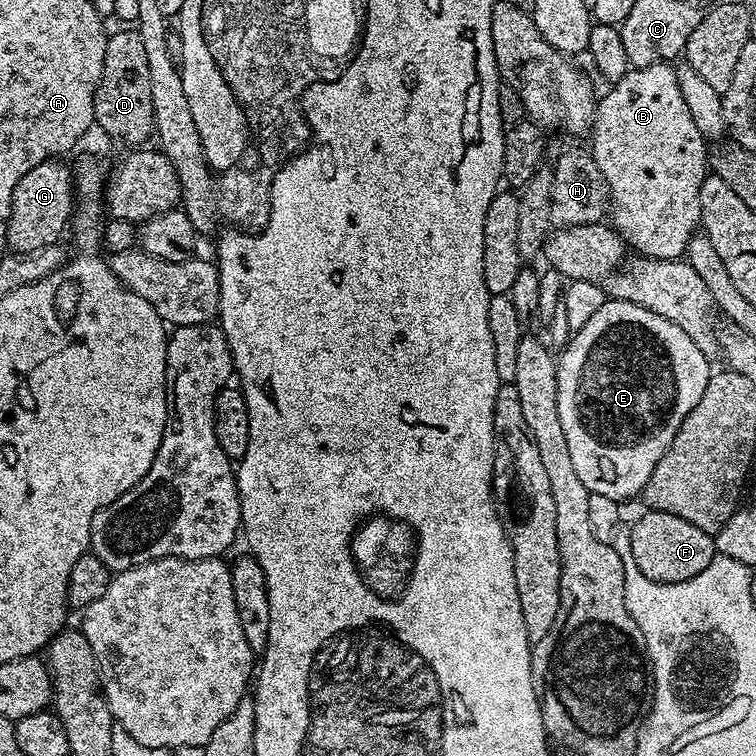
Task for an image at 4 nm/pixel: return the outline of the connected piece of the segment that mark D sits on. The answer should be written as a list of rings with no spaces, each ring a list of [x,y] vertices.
[[[116,32],[108,36],[102,62],[102,78],[94,94],[94,124],[108,136],[128,146],[140,146],[154,132],[151,102],[150,65],[143,45],[144,36],[136,32]]]

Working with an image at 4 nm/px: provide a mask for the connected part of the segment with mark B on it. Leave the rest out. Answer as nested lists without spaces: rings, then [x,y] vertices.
[[[667,63],[632,68],[607,90],[596,105],[590,151],[608,187],[611,227],[641,257],[679,260],[701,227],[700,187],[709,171],[704,135],[682,102],[675,67]]]

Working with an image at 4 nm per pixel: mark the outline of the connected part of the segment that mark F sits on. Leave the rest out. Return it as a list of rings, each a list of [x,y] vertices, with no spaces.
[[[645,511],[632,526],[628,536],[628,553],[633,567],[655,584],[681,584],[697,577],[717,559],[715,537],[704,530],[662,511]]]

